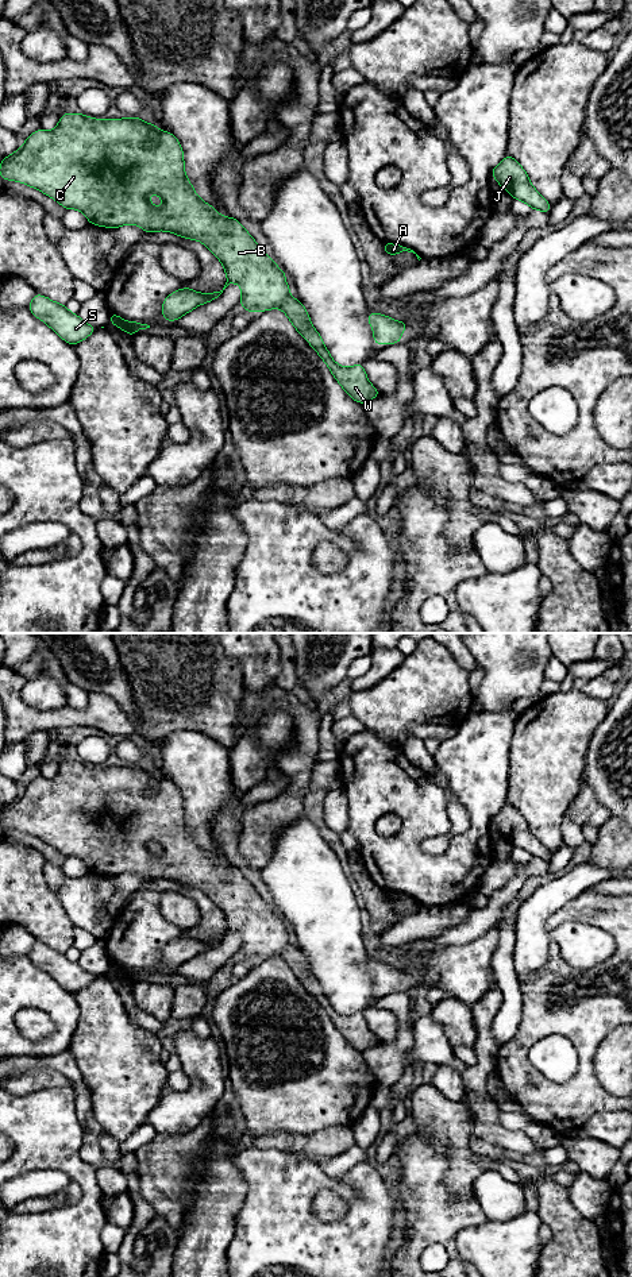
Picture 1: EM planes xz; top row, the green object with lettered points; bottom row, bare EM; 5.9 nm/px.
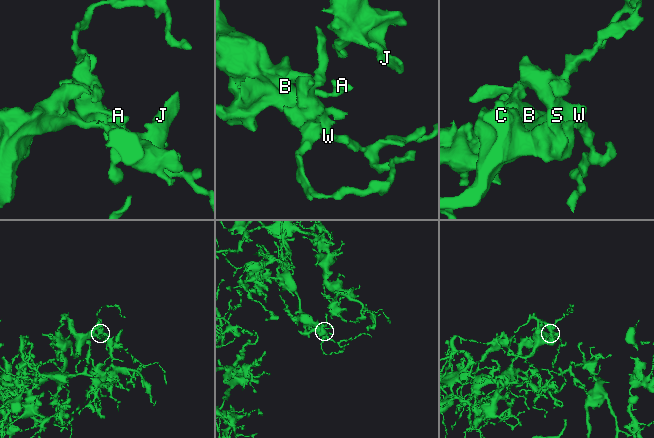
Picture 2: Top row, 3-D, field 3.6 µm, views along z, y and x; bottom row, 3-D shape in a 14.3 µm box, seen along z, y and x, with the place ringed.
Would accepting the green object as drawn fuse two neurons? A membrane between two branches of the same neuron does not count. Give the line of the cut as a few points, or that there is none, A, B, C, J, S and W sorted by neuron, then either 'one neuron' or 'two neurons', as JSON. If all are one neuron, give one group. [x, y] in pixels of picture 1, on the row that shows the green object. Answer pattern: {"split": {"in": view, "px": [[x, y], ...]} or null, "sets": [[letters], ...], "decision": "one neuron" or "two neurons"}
{"split": null, "sets": [["A", "B", "C", "J", "S", "W"]], "decision": "one neuron"}

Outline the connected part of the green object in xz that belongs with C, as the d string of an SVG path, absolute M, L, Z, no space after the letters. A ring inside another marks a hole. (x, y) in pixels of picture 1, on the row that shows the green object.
M63 113L53 131L39 128L12 155L3 157L0 177L3 181L18 181L35 188L65 209L81 211L89 224L112 229L134 224L147 234L167 231L201 242L223 263L227 282L220 292L212 294L189 288L169 294L161 308L166 321L176 321L196 306L213 301L230 283L236 282L242 289L239 304L244 312L282 309L354 401L363 405L379 396L369 382L362 363L343 367L331 358L321 336L312 327L307 309L290 296L285 271L275 266L275 259L269 258L259 248L236 219L219 215L212 205L196 194L185 175L181 144L173 134L159 131L155 124L149 124L139 117L97 120L82 113ZM151 193L162 198L161 208L149 201Z

